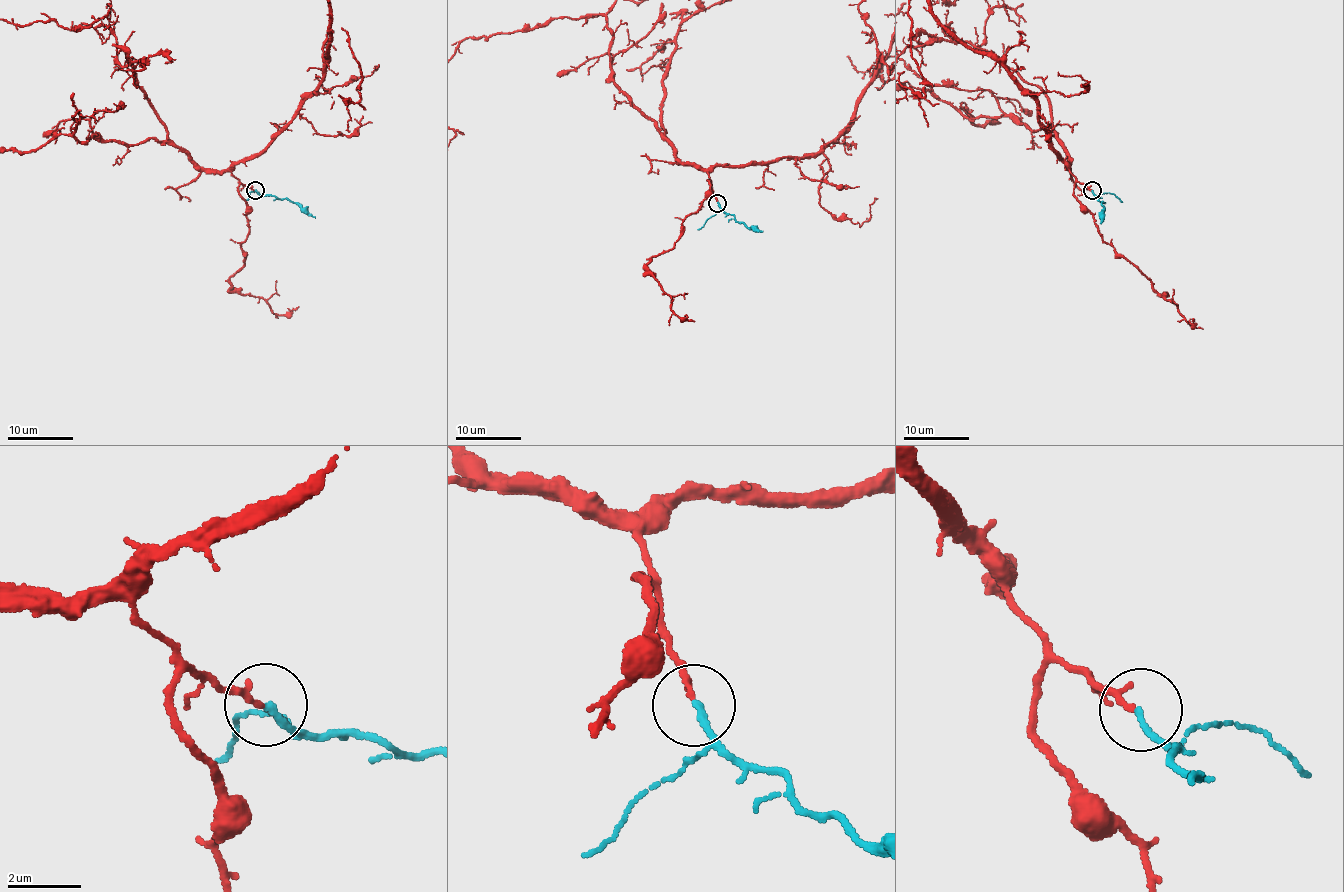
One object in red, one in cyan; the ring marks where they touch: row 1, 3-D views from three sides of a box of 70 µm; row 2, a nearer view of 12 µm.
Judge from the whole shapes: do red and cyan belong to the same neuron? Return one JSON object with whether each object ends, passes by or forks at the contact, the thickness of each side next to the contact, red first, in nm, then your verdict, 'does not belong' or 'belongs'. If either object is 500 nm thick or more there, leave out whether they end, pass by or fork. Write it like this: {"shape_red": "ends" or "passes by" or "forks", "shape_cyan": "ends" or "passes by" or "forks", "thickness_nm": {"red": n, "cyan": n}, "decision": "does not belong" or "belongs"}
{"shape_red": "passes by", "shape_cyan": "ends", "thickness_nm": {"red": 110, "cyan": 180}, "decision": "belongs"}

